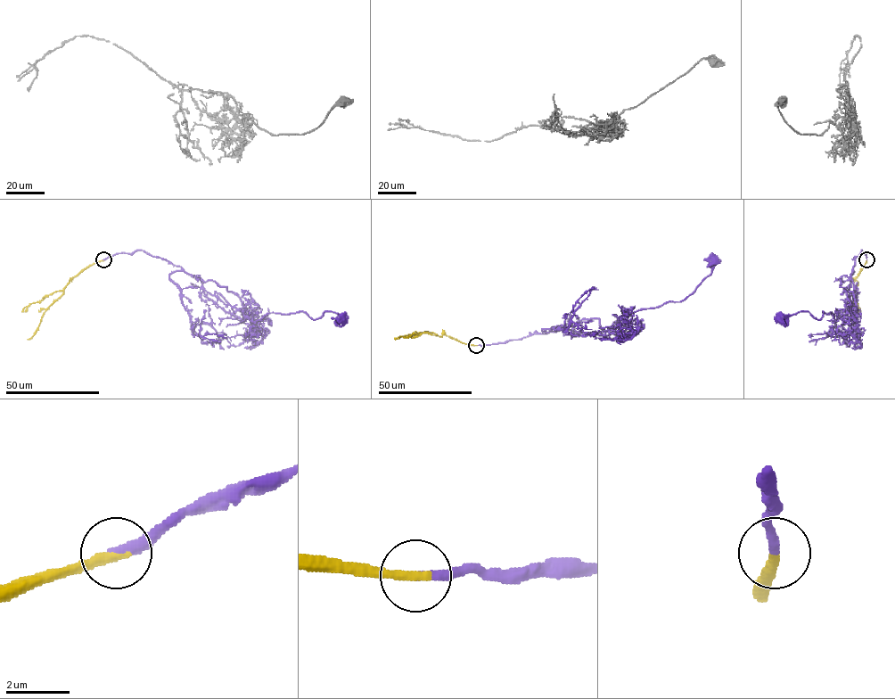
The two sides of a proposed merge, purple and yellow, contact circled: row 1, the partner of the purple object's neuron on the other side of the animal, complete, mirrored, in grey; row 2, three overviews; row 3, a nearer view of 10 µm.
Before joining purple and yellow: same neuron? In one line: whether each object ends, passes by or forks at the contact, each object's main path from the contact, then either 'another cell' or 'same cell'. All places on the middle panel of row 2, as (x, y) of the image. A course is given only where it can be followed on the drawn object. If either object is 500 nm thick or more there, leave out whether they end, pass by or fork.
purple ends there; yellow ends there; purple runs (476, 345), (572, 330), (593, 318), (617, 335), (616, 315), (681, 301), (711, 272), (715, 258); yellow runs (476, 345), (445, 334), (439, 336), (423, 333), (400, 336); same cell

